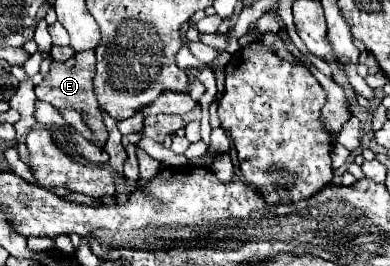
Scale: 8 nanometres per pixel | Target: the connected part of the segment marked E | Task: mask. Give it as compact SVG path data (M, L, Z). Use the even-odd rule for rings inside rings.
M79 52L75 54L75 64L67 66L65 62L51 62L49 76L39 86L35 86L35 94L38 100L55 106L57 110L75 110L83 116L83 122L93 132L93 144L105 146L107 142L107 128L101 116L99 106L95 104L93 94L93 76L95 76L95 52Z

